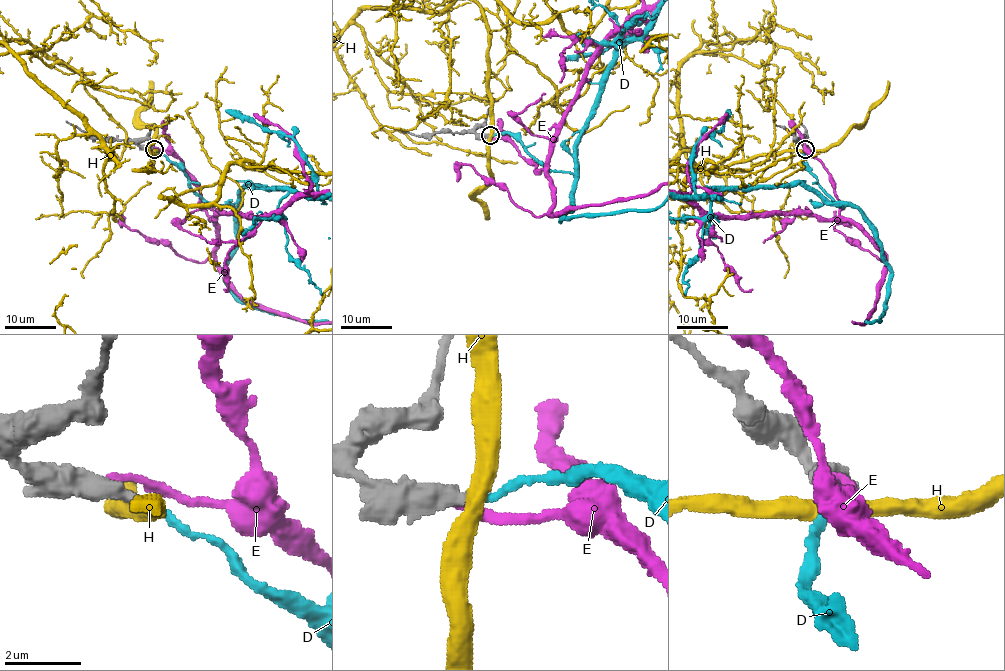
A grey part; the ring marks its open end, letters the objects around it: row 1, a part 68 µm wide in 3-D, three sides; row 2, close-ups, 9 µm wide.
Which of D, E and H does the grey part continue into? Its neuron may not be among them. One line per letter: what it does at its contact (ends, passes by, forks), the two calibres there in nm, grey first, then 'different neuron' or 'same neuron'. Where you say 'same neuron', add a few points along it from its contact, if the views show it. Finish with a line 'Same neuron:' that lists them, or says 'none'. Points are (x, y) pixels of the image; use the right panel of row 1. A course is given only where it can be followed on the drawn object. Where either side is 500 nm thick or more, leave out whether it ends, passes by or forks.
D: it ends | 400/190 nm | same neuron
E: 700/150 nm | different neuron
H: it passes by | 440/440 nm | different neuron
Same neuron: D

